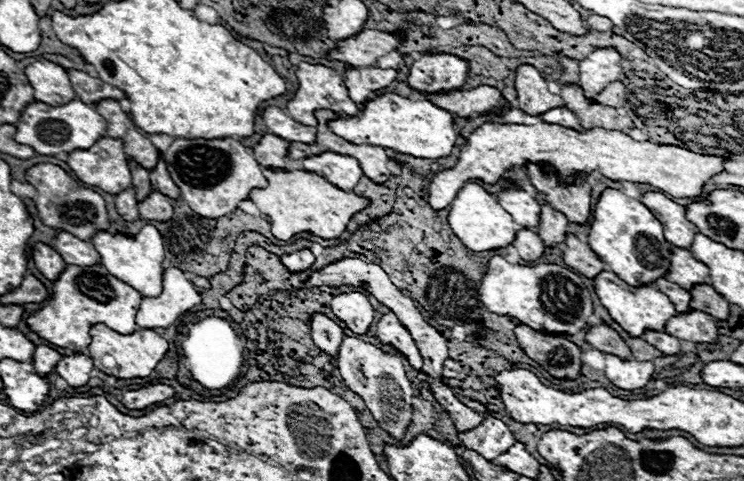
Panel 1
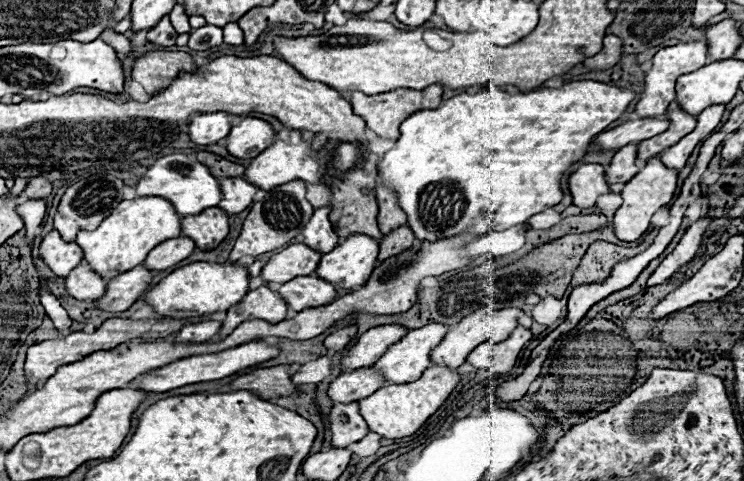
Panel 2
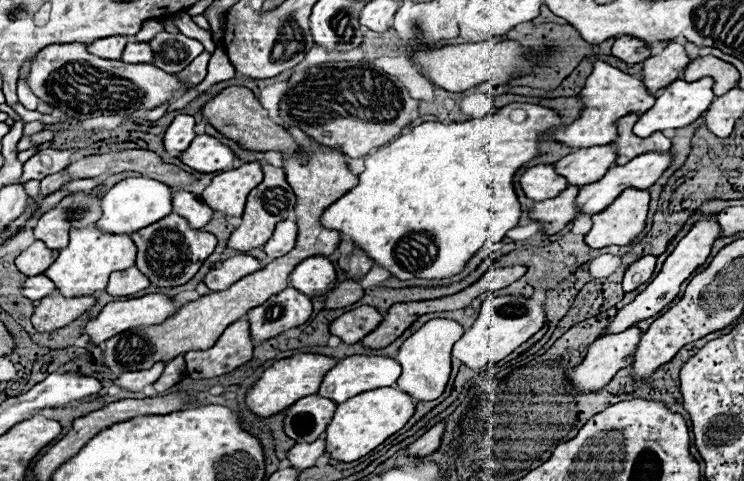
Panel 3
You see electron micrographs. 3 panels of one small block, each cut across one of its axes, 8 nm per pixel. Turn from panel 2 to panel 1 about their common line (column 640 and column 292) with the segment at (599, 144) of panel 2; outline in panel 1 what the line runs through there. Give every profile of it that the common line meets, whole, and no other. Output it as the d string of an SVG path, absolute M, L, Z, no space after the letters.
M266 106L262 110L262 122L270 132L274 132L276 136L282 136L288 142L298 140L304 144L312 144L314 136L316 136L314 126L304 126L304 124L296 122L294 118L290 118L286 114L286 110L282 110L278 106Z

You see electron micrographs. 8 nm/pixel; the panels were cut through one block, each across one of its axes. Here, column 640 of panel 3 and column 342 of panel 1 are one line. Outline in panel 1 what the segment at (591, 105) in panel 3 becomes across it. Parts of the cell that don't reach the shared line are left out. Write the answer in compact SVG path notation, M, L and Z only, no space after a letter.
M300 62L296 68L296 78L298 78L298 88L292 94L292 98L286 104L286 112L290 116L294 116L294 120L298 120L300 124L306 126L316 126L316 118L314 118L314 110L322 108L322 110L332 110L338 114L348 114L354 116L354 112L358 112L358 106L348 98L348 90L342 82L342 76L322 64L308 64L308 62Z

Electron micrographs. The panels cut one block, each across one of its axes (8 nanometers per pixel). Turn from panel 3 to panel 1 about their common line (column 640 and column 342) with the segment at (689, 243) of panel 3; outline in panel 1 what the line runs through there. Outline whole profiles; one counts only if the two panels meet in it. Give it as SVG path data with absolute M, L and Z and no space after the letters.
M342 292L332 298L330 308L354 334L368 332L374 320L374 308L362 292Z

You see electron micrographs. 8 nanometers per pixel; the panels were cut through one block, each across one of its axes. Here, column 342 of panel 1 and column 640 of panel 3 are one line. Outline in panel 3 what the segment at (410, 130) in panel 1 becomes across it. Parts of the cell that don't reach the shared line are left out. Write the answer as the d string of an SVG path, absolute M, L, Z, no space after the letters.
M700 78L690 84L684 80L674 80L656 98L656 104L640 116L640 120L634 126L634 136L644 138L644 136L650 136L652 132L662 132L668 128L684 128L684 126L696 122L708 110L708 106L712 104L714 98L716 96L712 94L712 78Z

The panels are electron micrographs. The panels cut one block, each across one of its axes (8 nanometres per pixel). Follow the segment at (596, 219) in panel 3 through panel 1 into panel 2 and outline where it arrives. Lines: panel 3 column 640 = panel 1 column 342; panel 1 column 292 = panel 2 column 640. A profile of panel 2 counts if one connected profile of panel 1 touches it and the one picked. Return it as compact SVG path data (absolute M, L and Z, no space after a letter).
M658 158L648 160L648 164L622 190L622 206L614 212L612 220L612 230L616 238L624 242L634 242L648 230L654 212L672 200L676 190L676 174L676 170L668 170Z

